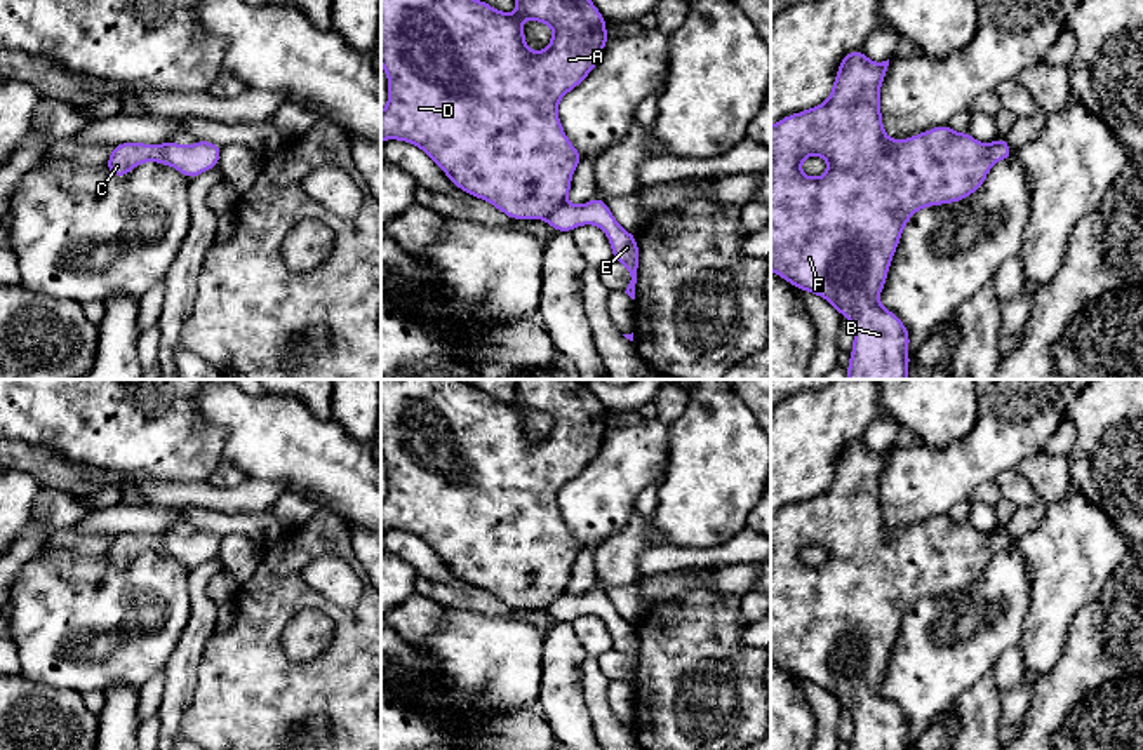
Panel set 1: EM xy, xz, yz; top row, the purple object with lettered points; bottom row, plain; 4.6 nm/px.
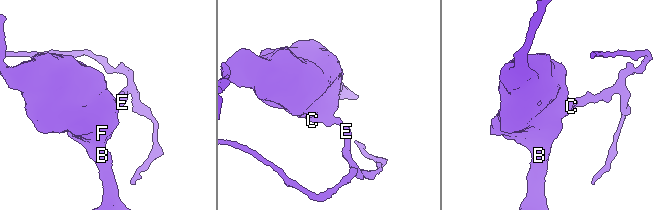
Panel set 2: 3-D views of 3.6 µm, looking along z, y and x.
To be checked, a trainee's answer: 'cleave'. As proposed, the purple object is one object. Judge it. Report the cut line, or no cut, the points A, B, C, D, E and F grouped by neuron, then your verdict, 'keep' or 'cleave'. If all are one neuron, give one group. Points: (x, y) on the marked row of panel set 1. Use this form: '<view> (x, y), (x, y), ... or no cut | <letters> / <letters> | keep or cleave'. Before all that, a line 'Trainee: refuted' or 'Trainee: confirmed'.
Trainee: confirmed
xy (160, 145), (169, 164) | A B C D F / E | cleave

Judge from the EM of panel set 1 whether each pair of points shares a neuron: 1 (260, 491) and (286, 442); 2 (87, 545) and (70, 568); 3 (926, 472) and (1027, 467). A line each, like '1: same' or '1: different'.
1: different
2: different
3: different

